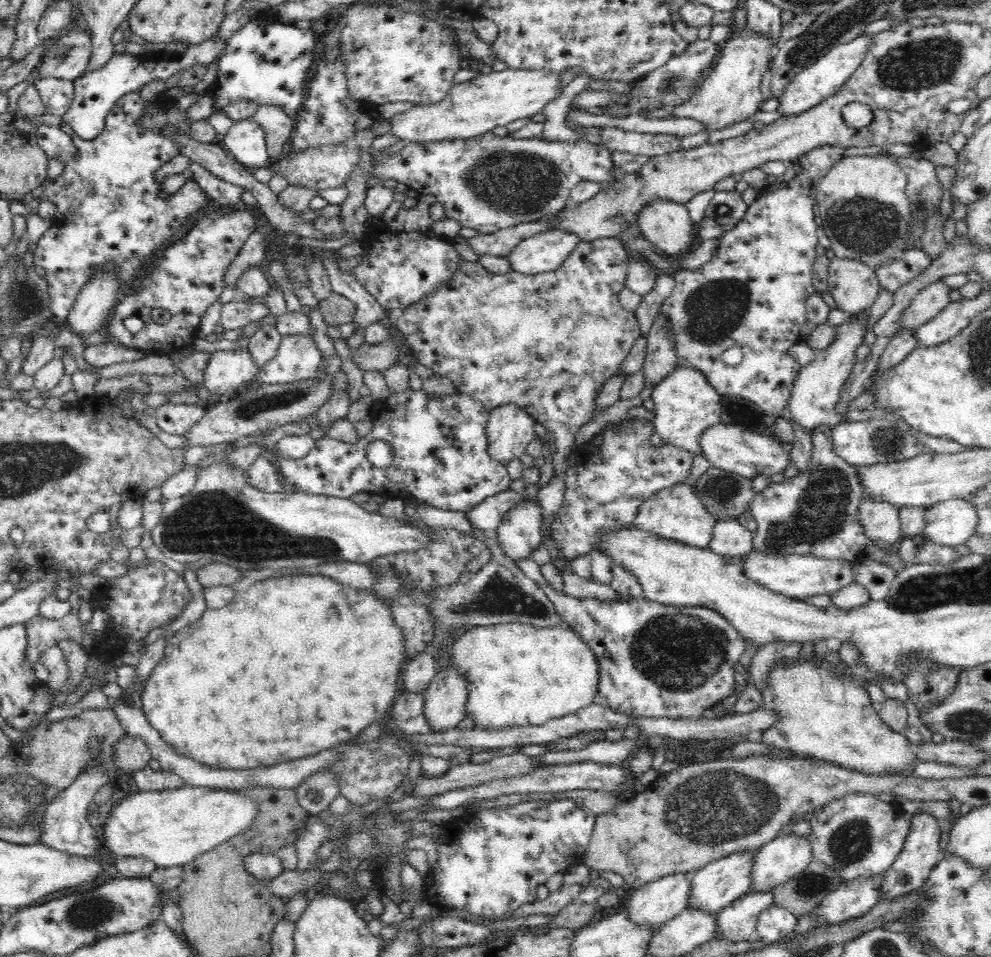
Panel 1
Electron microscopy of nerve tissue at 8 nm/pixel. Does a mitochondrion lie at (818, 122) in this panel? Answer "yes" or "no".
no

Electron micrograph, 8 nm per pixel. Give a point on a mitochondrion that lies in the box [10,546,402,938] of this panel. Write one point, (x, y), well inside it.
(91, 913)

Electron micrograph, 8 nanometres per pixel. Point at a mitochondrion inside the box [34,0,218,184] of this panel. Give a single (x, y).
(64, 56)

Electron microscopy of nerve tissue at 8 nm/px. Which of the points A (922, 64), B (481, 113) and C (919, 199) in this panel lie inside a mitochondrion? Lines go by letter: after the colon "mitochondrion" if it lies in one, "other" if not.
A: mitochondrion
B: other
C: mitochondrion

